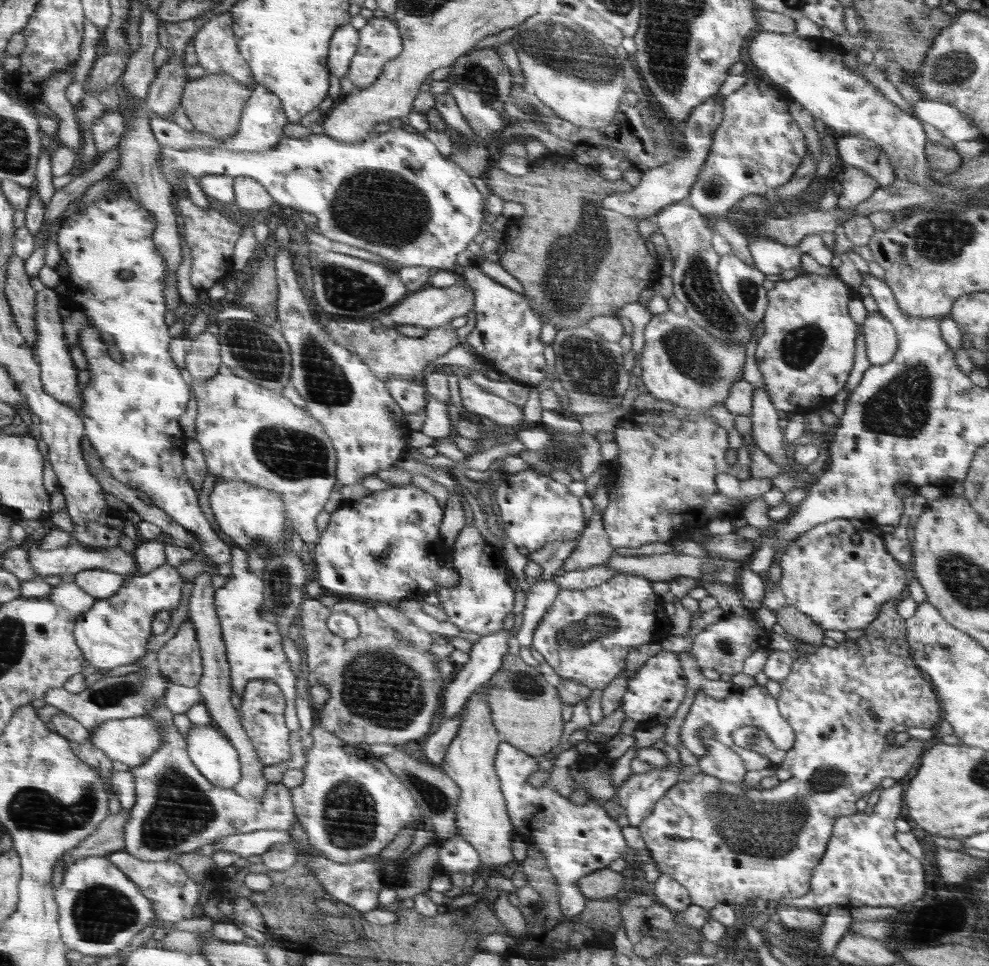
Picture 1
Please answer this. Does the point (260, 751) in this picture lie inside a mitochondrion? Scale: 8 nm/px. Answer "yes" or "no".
no

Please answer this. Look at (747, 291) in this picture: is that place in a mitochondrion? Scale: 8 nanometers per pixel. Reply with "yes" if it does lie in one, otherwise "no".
yes

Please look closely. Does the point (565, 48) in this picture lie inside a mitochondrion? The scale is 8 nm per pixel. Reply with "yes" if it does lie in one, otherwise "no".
yes

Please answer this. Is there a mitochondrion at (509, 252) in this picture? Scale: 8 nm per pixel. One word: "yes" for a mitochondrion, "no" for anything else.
no

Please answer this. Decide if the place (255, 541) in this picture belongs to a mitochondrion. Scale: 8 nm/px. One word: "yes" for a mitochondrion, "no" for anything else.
yes

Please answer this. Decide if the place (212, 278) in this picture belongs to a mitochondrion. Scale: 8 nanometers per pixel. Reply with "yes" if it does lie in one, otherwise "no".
no

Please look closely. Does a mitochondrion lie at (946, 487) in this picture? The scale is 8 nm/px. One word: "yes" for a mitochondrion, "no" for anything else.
no

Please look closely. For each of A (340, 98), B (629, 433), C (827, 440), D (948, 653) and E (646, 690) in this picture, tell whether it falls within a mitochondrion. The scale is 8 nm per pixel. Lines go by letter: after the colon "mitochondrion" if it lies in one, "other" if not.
A: other
B: other
C: other
D: mitochondrion
E: other

